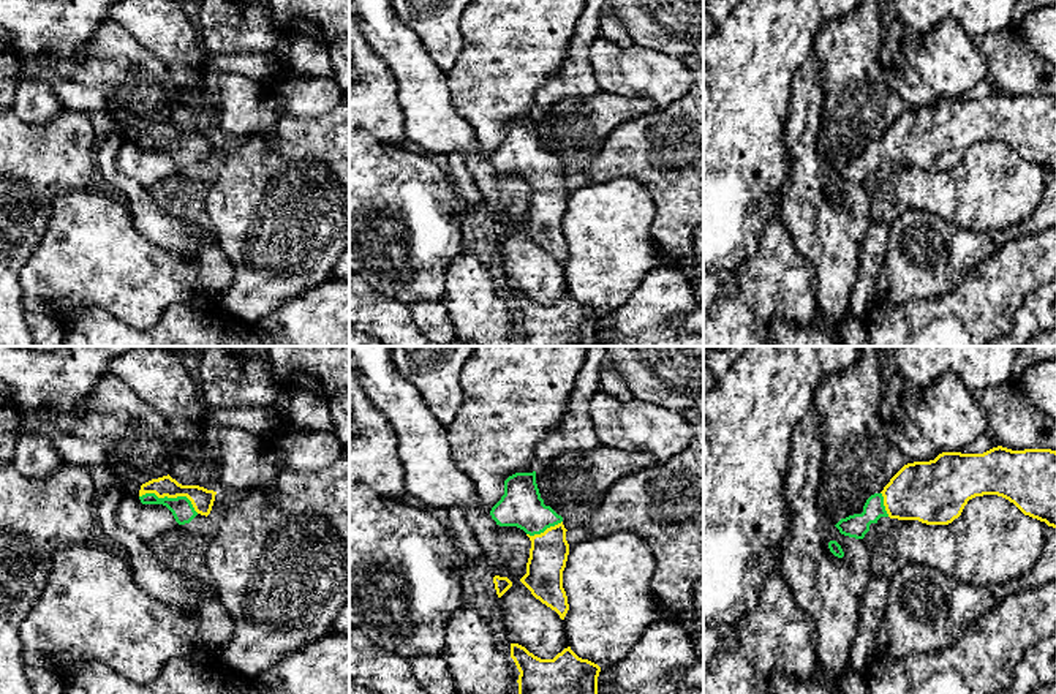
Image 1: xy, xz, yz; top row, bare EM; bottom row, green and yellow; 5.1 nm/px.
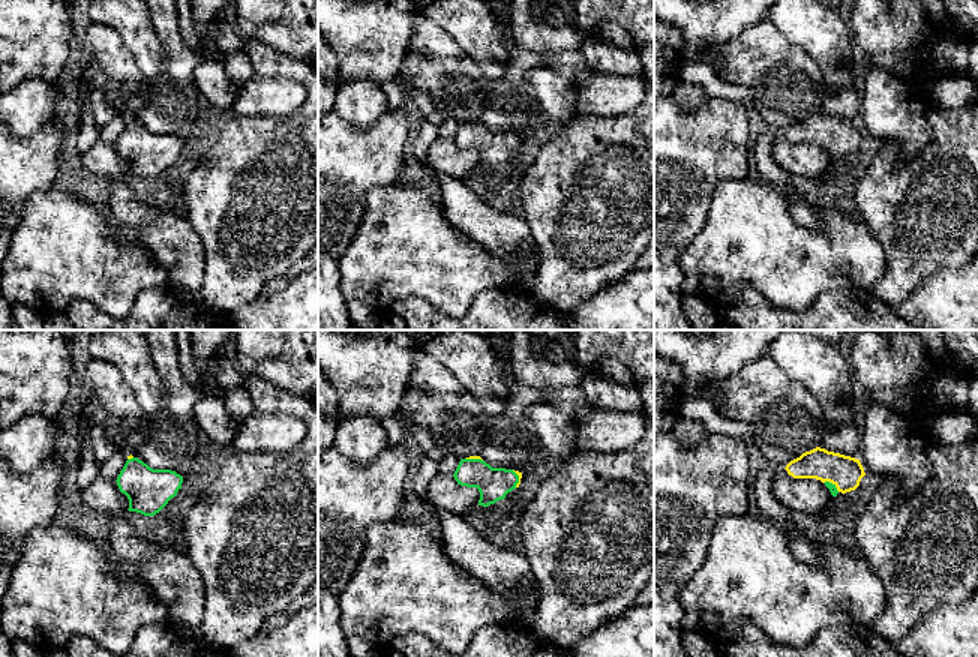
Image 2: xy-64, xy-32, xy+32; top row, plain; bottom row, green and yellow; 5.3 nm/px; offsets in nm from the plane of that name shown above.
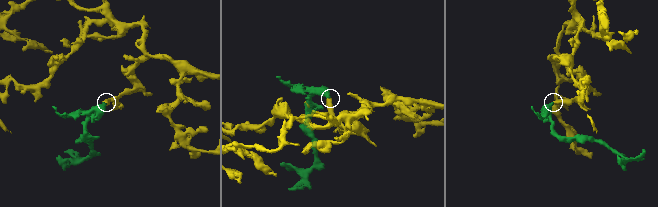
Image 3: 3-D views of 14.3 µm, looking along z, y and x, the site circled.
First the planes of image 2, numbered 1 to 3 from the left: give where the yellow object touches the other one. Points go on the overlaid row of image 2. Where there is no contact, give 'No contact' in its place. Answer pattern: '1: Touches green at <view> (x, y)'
1: Touches green at xy-64 (129, 459)
2: Touches green at xy-32 (518, 479)
3: Touches green at xy+32 (831, 483)

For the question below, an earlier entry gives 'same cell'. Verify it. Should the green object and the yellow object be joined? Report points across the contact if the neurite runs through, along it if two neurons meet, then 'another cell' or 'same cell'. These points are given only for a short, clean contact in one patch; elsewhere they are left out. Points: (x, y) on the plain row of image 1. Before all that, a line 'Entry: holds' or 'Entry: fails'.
Entry: holds
across xy (182, 155), (171, 144), (201, 144) | same cell

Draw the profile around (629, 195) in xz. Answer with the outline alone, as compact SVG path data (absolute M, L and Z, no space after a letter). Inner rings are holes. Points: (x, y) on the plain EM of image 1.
M620 177L586 182L569 191L563 234L569 256L563 266L571 296L582 305L609 313L623 305L650 270L656 267L651 250L654 202L639 182Z

